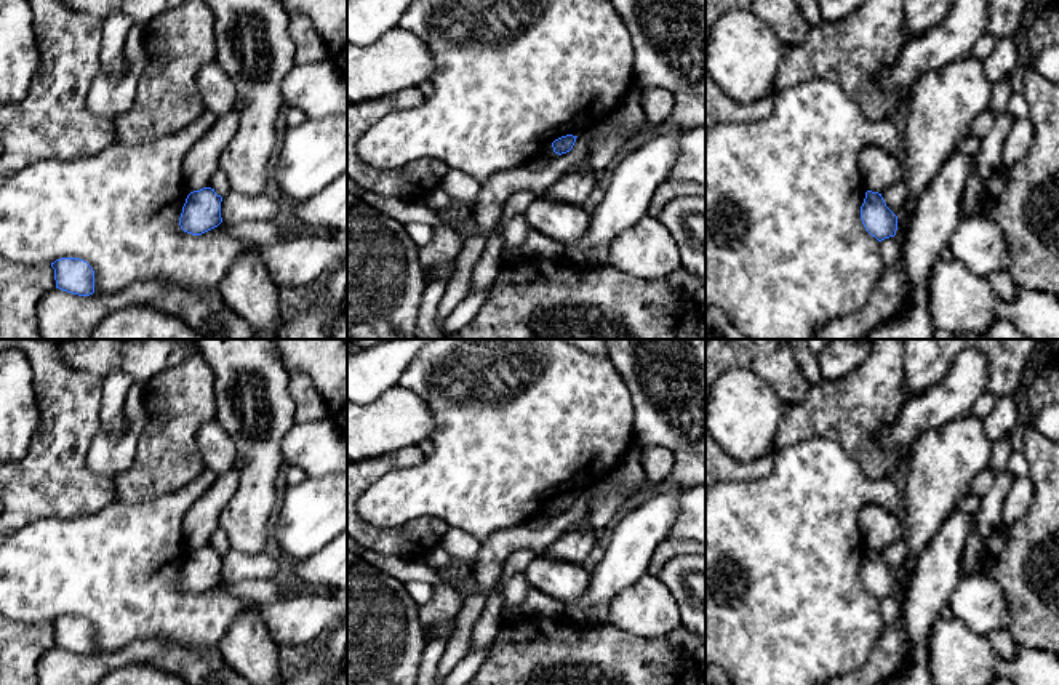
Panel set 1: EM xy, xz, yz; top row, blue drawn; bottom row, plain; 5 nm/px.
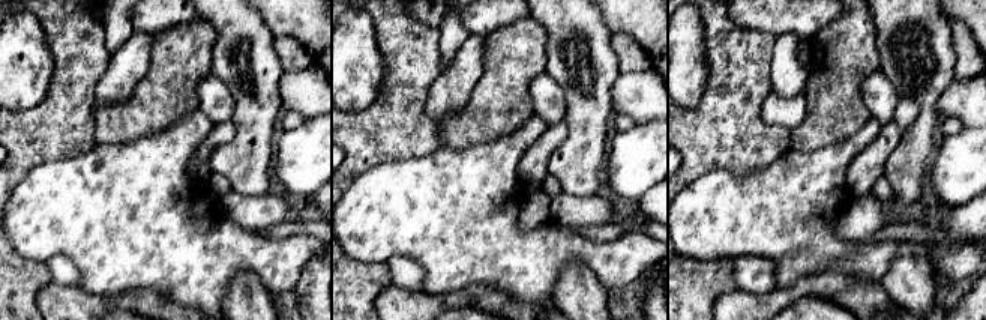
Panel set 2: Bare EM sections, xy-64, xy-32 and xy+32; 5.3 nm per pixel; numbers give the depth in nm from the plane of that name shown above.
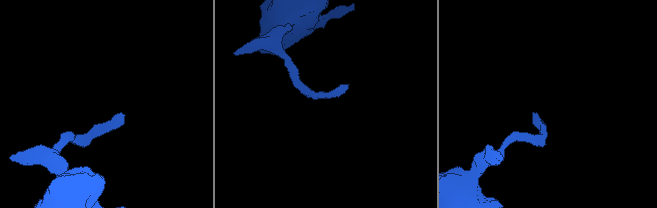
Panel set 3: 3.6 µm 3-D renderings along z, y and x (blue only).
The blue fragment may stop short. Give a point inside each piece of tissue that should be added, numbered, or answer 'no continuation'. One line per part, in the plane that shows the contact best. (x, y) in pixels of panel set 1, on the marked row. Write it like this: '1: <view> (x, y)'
no continuation

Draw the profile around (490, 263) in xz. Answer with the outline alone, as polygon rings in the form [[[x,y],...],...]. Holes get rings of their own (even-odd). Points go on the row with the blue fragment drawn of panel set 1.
[[[522,190],[509,197],[504,205],[502,218],[494,227],[493,234],[488,238],[486,248],[482,253],[472,277],[470,286],[472,291],[490,290],[498,278],[498,274],[504,264],[502,259],[502,246],[501,246],[501,232],[504,224],[517,214],[523,214],[525,210],[530,206],[536,195],[530,190]]]

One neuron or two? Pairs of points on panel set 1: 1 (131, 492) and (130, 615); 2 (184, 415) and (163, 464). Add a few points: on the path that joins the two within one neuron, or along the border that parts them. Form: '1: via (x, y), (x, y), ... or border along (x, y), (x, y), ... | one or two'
1: border along (168, 492), (138, 501), (117, 500) | two
2: via (171, 428), (167, 452) | one

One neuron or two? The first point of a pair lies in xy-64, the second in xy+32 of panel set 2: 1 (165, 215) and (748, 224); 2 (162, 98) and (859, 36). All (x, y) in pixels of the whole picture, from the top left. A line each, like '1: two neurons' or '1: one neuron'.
1: one neuron
2: one neuron

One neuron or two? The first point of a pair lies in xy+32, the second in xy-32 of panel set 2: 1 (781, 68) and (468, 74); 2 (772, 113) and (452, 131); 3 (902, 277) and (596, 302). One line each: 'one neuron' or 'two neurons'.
1: two neurons
2: two neurons
3: one neuron

